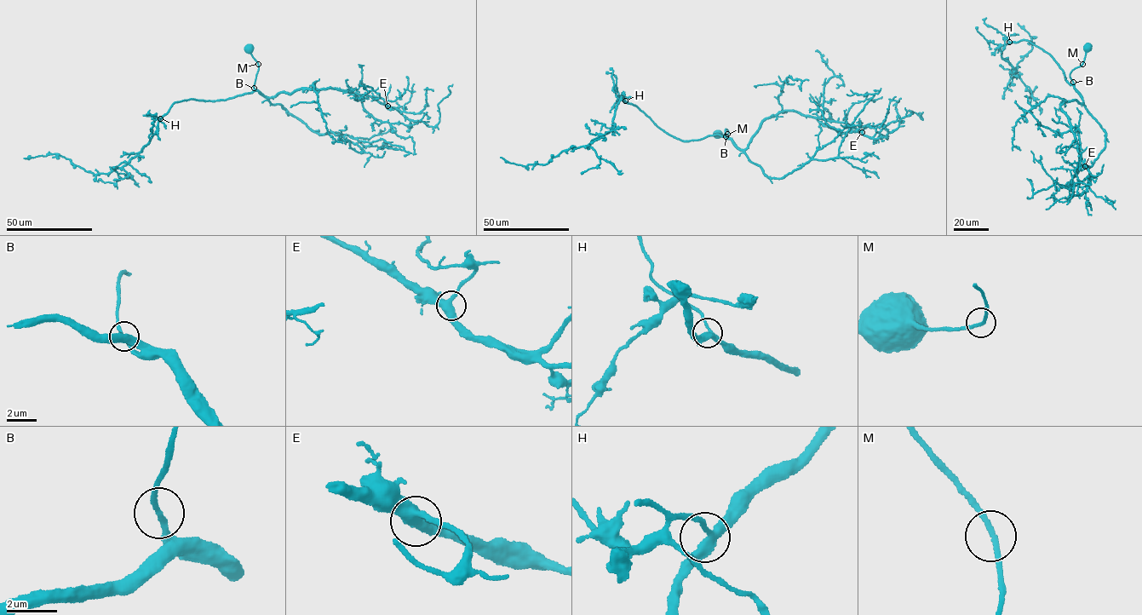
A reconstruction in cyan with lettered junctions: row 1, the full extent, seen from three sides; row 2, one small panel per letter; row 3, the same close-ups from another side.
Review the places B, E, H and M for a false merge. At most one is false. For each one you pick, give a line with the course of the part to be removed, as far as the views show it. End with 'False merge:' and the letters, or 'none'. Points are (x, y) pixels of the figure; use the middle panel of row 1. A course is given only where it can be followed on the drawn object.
False merge: none

